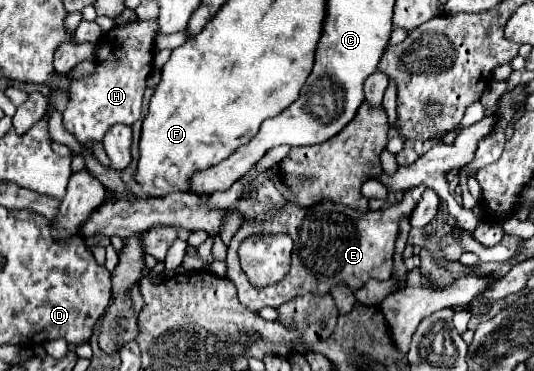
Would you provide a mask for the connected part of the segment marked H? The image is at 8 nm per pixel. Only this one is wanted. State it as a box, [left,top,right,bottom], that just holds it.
[63,21,157,147]

